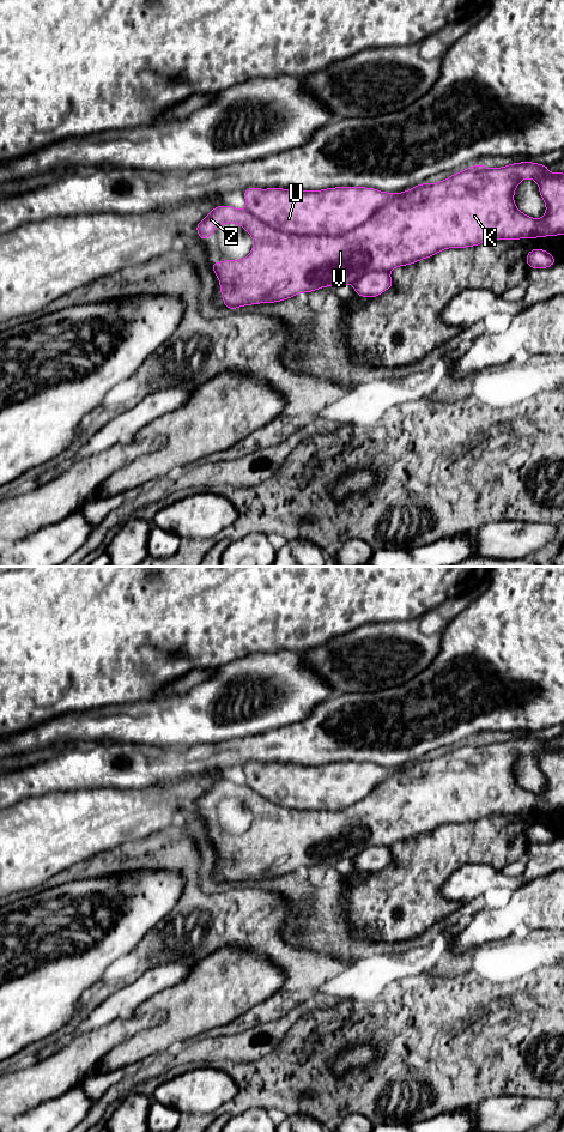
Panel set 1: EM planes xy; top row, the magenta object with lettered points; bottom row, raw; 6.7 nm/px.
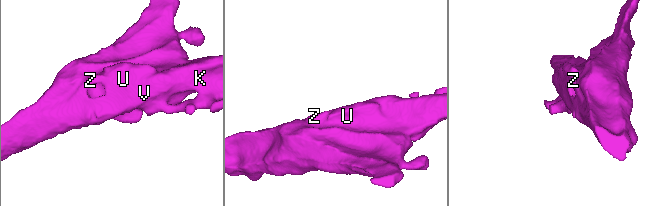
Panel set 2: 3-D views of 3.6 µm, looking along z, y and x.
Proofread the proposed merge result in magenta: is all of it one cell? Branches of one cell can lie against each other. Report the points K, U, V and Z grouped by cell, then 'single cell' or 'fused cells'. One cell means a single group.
K V Z / U; fused cells

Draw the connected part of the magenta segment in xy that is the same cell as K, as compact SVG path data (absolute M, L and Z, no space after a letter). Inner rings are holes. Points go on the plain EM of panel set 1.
M533 737L491 744L483 739L472 740L441 757L422 758L398 769L364 799L338 811L287 809L269 801L245 783L226 780L214 782L195 804L205 816L216 803L226 798L243 801L254 813L247 833L211 837L220 858L223 878L232 885L242 880L280 877L325 861L352 859L366 848L390 847L448 823L473 822L489 815L564 810L564 749L550 749L546 739ZM524 753L533 753L539 759L546 779L546 788L540 794L522 788L514 777L515 764Z

